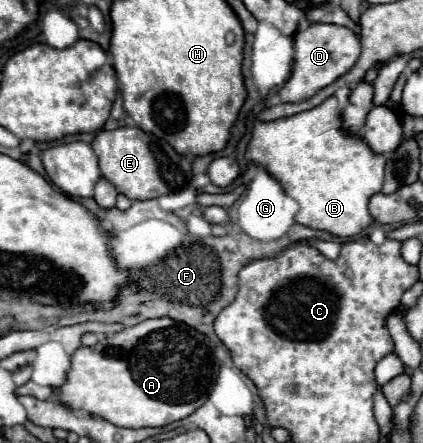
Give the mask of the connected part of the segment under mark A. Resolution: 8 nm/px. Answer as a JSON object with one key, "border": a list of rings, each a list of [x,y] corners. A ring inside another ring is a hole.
{"border":[[[157,318],[125,328],[117,334],[107,334],[107,338],[103,338],[95,346],[77,348],[71,356],[67,380],[57,388],[57,396],[63,406],[69,406],[71,410],[83,410],[91,416],[101,416],[115,426],[165,426],[189,416],[191,412],[195,412],[195,408],[207,402],[217,370],[219,364],[205,334],[187,328],[185,324],[179,324],[171,318]]]}

